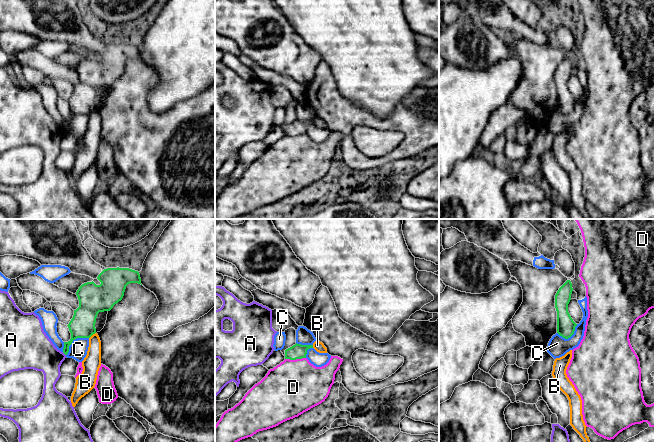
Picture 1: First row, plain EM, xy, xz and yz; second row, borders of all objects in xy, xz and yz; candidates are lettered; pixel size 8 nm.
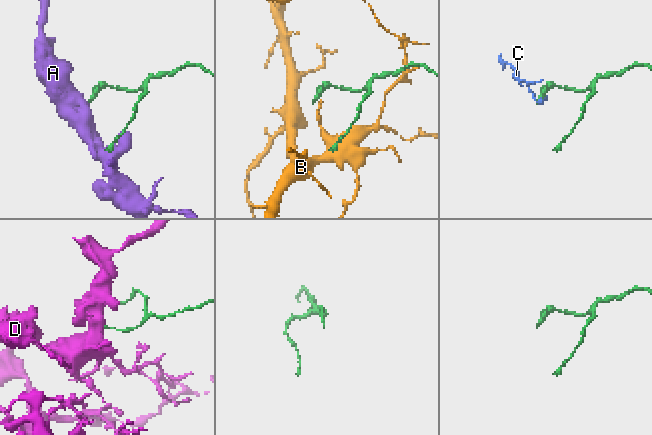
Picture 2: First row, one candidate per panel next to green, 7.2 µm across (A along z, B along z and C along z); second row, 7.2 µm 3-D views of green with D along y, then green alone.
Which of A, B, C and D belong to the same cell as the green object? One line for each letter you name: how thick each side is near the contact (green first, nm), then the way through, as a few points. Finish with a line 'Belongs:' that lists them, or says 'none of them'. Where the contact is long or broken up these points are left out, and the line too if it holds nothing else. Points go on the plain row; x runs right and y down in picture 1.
Belongs: none of them

